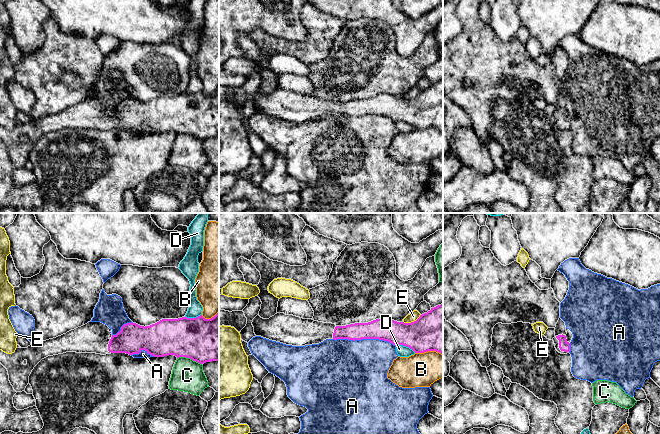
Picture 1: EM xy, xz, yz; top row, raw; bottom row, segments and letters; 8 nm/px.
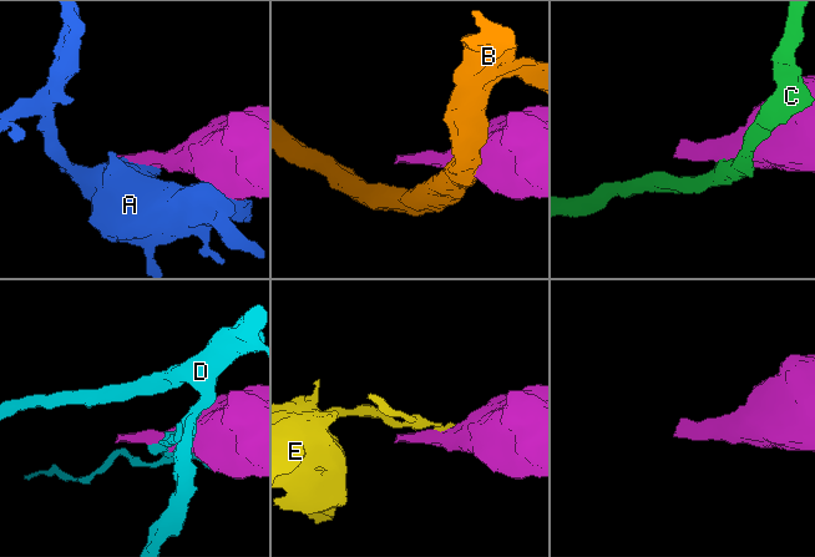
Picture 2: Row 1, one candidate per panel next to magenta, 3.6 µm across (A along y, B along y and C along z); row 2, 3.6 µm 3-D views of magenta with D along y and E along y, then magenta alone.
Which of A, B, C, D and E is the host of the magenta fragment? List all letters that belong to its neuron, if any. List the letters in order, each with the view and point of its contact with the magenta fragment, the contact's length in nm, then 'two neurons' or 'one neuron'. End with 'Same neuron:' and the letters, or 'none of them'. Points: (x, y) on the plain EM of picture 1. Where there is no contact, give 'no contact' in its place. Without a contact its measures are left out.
A: meets magenta in xz at (364, 114); contact 500 nm long; two neurons
B: meets magenta in xz at (429, 126); contact 220 nm long; two neurons
C: meets magenta in xy at (189, 133); contact 200 nm long; two neurons
D: meets magenta in xz at (406, 122); contact 170 nm long; two neurons
E: meets magenta in xz at (412, 98); contact 160 nm long; two neurons
Same neuron: none of them

